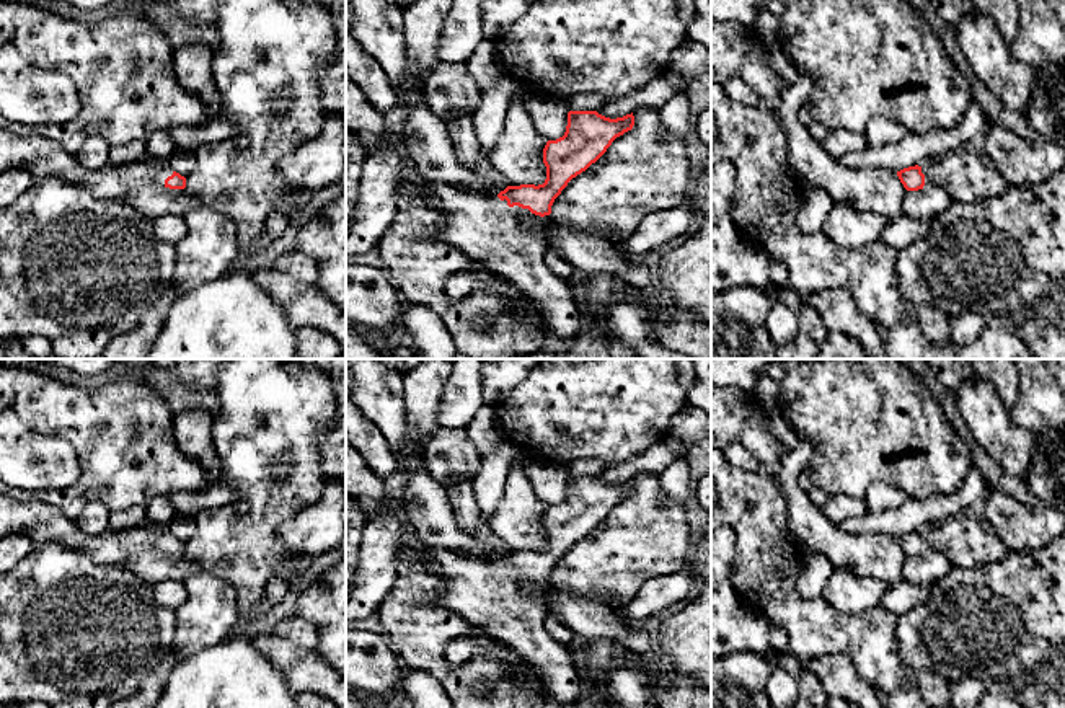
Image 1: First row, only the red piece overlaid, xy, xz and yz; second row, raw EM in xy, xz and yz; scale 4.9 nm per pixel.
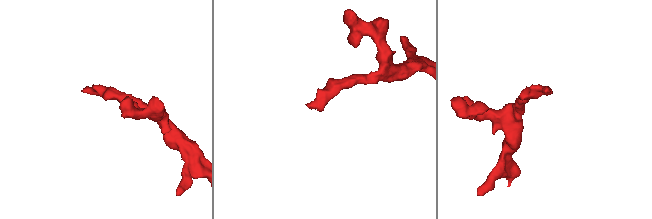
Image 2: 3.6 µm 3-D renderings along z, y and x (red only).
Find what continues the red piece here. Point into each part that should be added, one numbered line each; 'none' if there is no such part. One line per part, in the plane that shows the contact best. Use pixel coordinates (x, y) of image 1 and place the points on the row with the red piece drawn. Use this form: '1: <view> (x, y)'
1: xz (483, 227)

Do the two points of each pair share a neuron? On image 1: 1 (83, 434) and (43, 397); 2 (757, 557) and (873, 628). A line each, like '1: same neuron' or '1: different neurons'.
1: same neuron
2: same neuron

